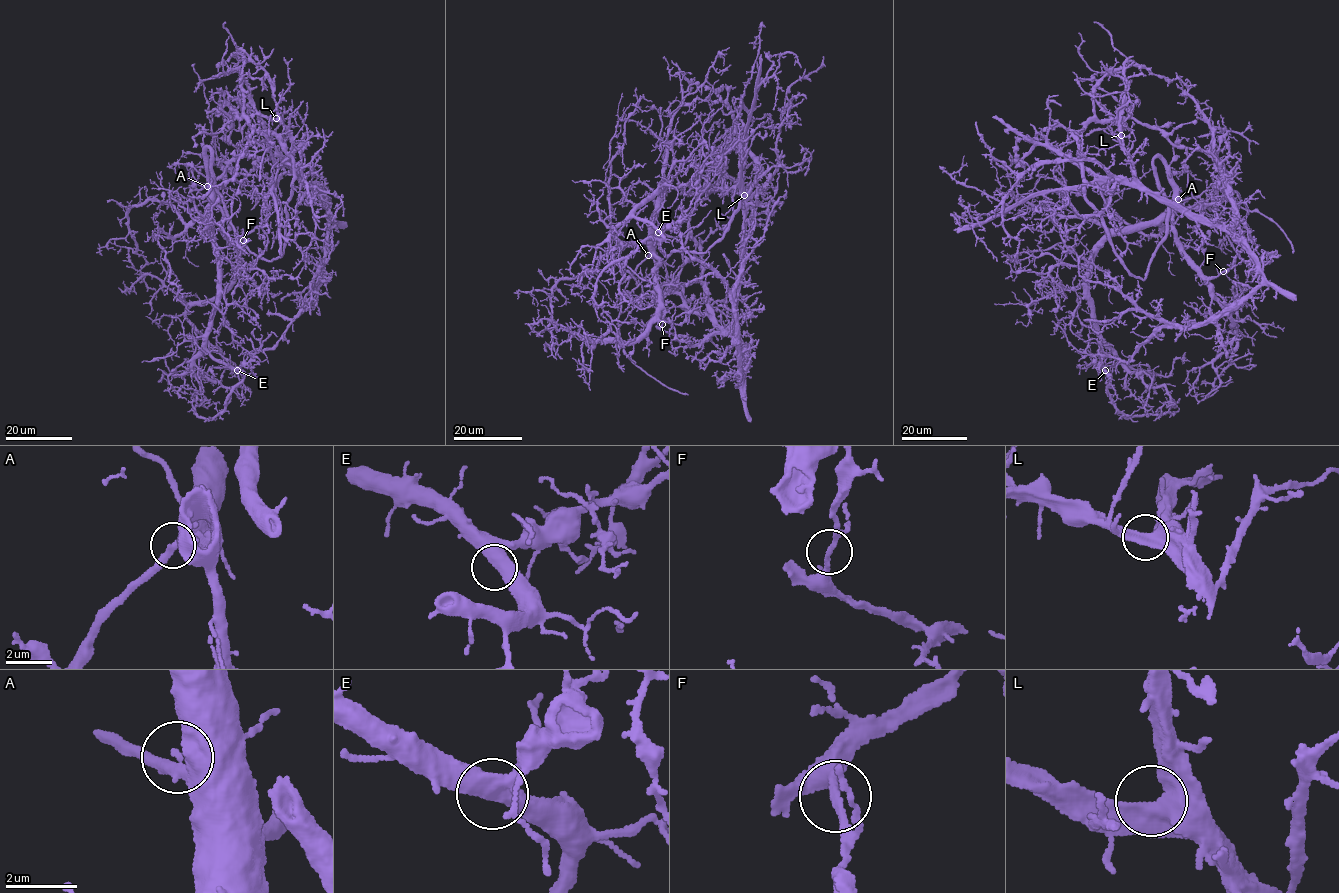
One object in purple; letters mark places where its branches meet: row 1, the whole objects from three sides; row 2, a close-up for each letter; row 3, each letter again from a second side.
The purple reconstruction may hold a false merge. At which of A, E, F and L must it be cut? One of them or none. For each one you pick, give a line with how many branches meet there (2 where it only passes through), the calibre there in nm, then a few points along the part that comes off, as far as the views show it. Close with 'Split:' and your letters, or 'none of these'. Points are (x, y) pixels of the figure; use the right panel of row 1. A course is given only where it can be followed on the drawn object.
F: branches 2; calibre 200 nm; course (1222, 271), (1248, 234), (1238, 219), (1262, 279), (1216, 317), (1162, 327), (1126, 362), (1075, 348), (1051, 321)
Split: F

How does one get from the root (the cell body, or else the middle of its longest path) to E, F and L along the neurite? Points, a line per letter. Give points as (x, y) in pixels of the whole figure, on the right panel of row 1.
E: (1212, 225), (1232, 233), (1262, 281), (1216, 317), (1162, 327), (1128, 361), (1104, 355), (1105, 370)
F: (1212, 225), (1228, 225), (1237, 219), (1247, 231), (1243, 248), (1232, 266), (1222, 271)
L: (1212, 225), (1199, 223), (1156, 198), (1135, 175), (1121, 135)

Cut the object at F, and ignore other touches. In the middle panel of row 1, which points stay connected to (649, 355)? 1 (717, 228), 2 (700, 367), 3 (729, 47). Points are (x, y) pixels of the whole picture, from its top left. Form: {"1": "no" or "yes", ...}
{"1": "no", "2": "no", "3": "yes"}

